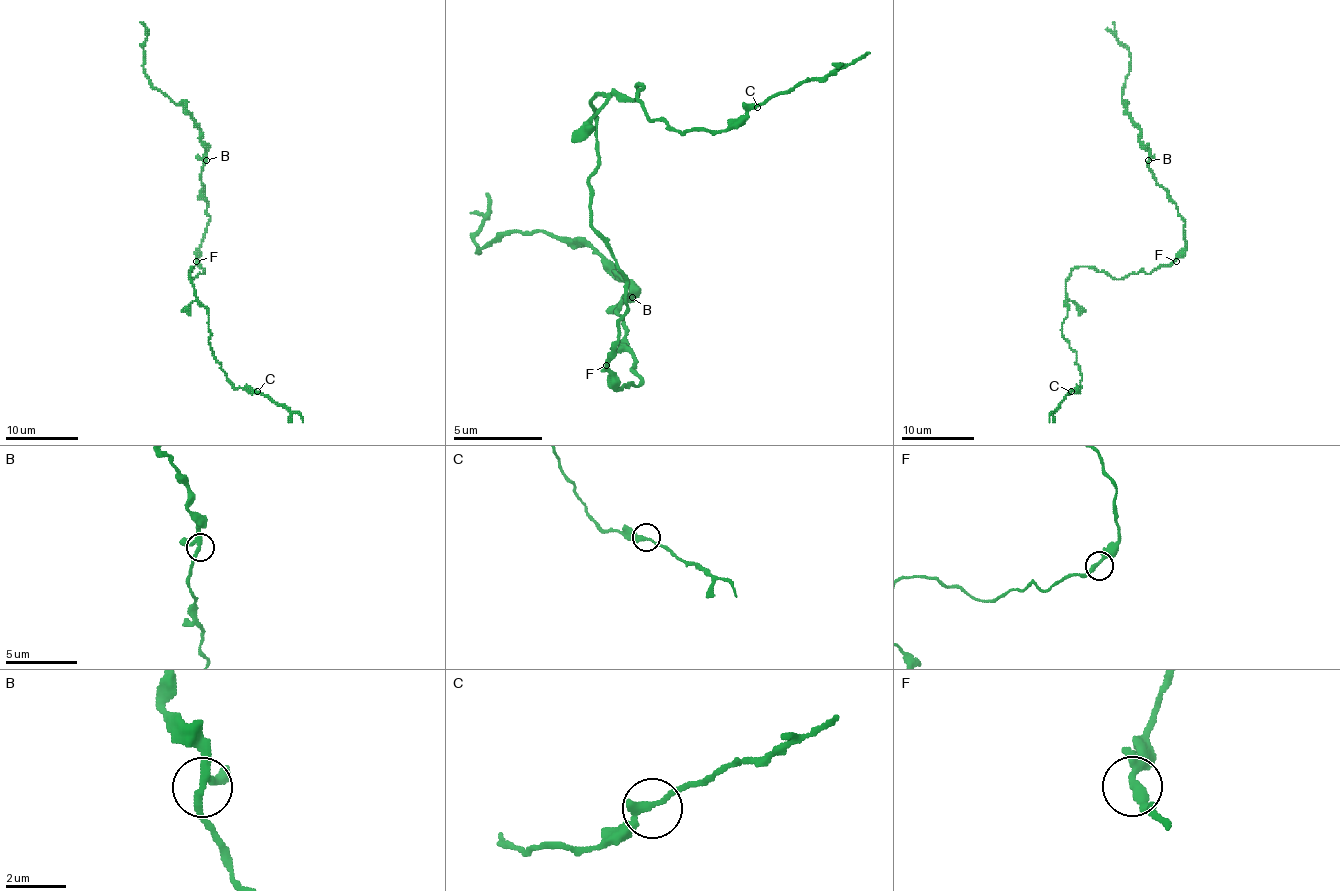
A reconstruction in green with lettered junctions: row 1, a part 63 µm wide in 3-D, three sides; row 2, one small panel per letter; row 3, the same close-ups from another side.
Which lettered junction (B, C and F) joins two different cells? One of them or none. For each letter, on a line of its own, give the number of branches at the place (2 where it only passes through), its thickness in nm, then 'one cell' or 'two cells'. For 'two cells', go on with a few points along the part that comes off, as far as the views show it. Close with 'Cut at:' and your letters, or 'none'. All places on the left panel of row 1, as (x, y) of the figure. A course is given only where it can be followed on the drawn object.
B: 3 branches meet; 240 nm thick; one cell
C: 2 branches meet; 240 nm thick; one cell
F: 3 branches meet; 240 nm thick; one cell
Cut at: none

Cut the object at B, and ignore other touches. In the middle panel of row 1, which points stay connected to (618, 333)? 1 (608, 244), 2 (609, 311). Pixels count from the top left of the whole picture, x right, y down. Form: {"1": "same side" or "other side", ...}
{"1": "same side", "2": "other side"}

